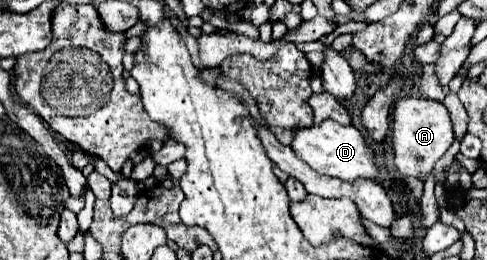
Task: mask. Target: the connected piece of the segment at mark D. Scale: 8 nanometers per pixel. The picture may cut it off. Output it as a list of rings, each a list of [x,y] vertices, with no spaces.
[[[323,121],[321,125],[313,125],[309,129],[297,129],[295,139],[291,143],[293,151],[297,153],[299,159],[309,163],[317,173],[333,175],[345,181],[355,181],[359,177],[375,179],[379,175],[379,165],[377,165],[377,155],[361,135],[361,131],[353,125],[339,125],[337,121]]]

